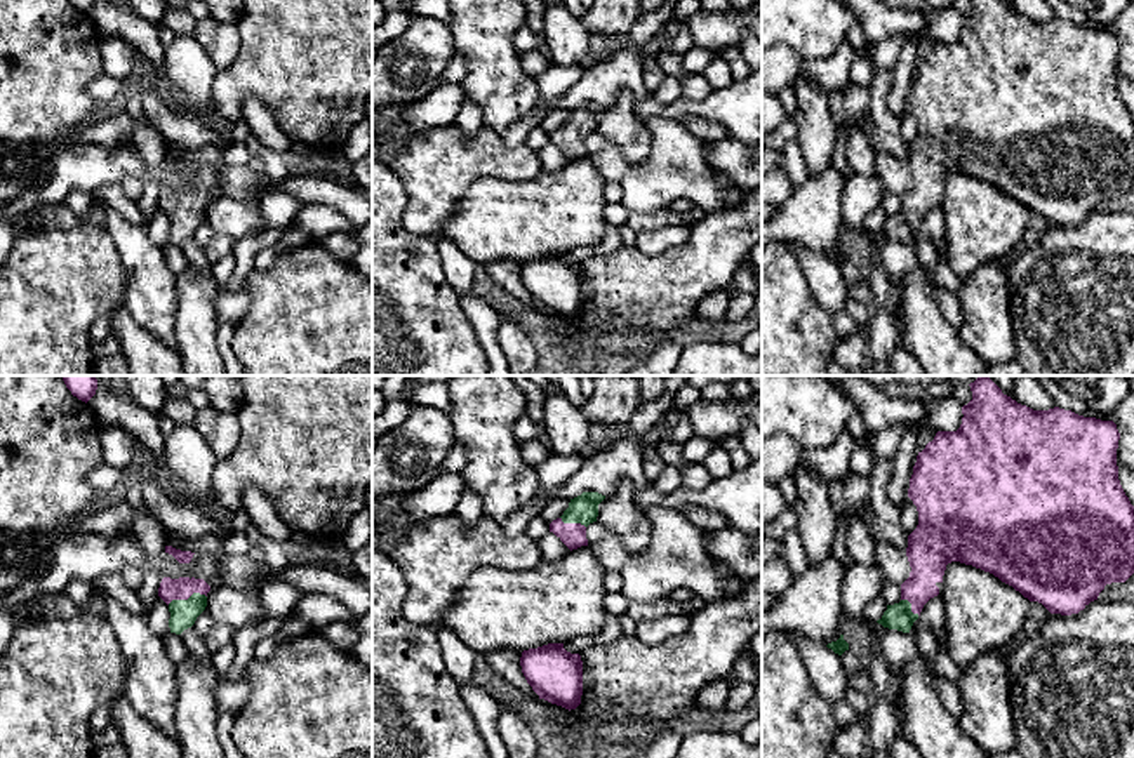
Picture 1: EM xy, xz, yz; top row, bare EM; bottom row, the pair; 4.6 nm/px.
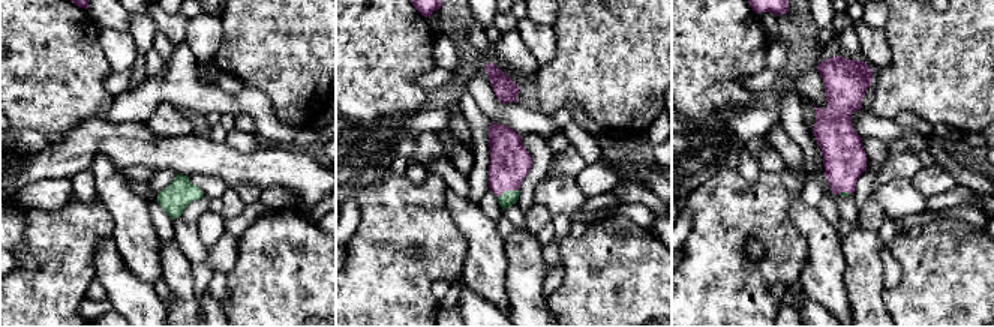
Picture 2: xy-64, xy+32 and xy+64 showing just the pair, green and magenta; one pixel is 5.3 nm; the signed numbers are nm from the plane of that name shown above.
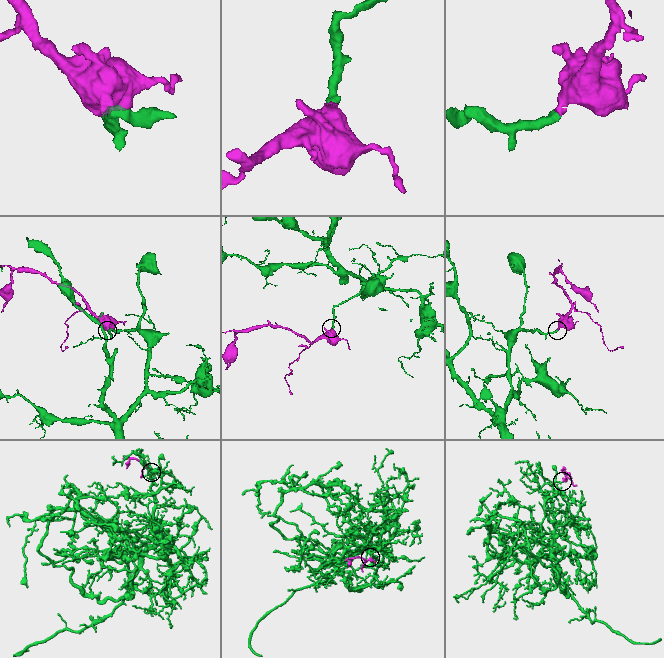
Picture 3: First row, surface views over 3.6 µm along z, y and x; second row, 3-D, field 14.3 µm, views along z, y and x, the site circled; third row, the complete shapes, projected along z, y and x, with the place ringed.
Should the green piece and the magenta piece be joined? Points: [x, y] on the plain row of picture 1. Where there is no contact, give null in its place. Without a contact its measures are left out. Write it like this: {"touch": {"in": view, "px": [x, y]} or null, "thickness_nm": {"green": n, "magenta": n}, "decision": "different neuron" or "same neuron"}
{"touch": {"in": "xy", "px": [188, 209]}, "thickness_nm": {"green": 130, "magenta": 100}, "decision": "same neuron"}

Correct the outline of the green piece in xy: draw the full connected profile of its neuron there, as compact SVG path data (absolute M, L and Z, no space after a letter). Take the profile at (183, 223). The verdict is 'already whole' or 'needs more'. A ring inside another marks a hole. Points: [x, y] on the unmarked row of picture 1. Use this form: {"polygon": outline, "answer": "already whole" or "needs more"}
{"polygon": "M163 188L158 198L158 207L169 216L170 243L181 245L184 240L191 238L197 228L207 217L207 203L210 196L203 190Z", "answer": "needs more"}

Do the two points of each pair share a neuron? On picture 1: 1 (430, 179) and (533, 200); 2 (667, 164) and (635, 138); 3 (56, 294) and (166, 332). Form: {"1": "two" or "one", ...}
{"1": "two", "2": "two", "3": "two"}

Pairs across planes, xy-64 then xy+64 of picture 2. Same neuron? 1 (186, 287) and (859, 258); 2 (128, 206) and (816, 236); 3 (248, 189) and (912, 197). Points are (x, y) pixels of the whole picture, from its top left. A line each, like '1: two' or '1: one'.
1: one
2: one
3: two

